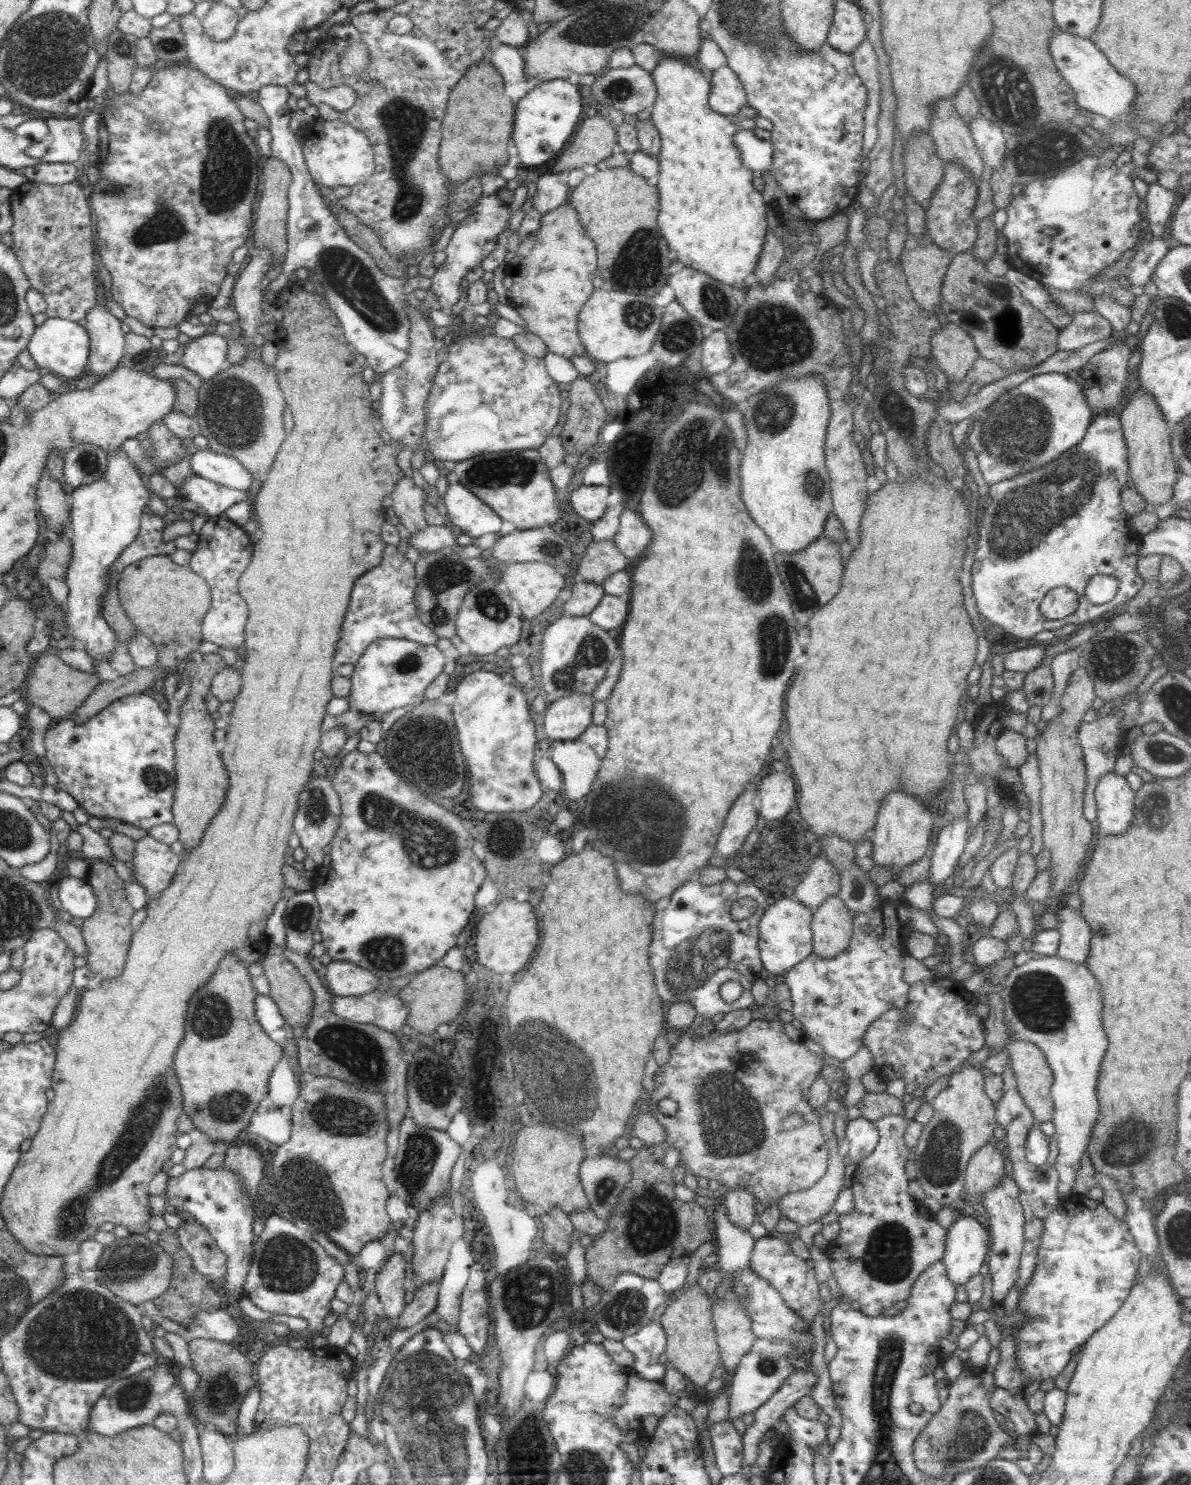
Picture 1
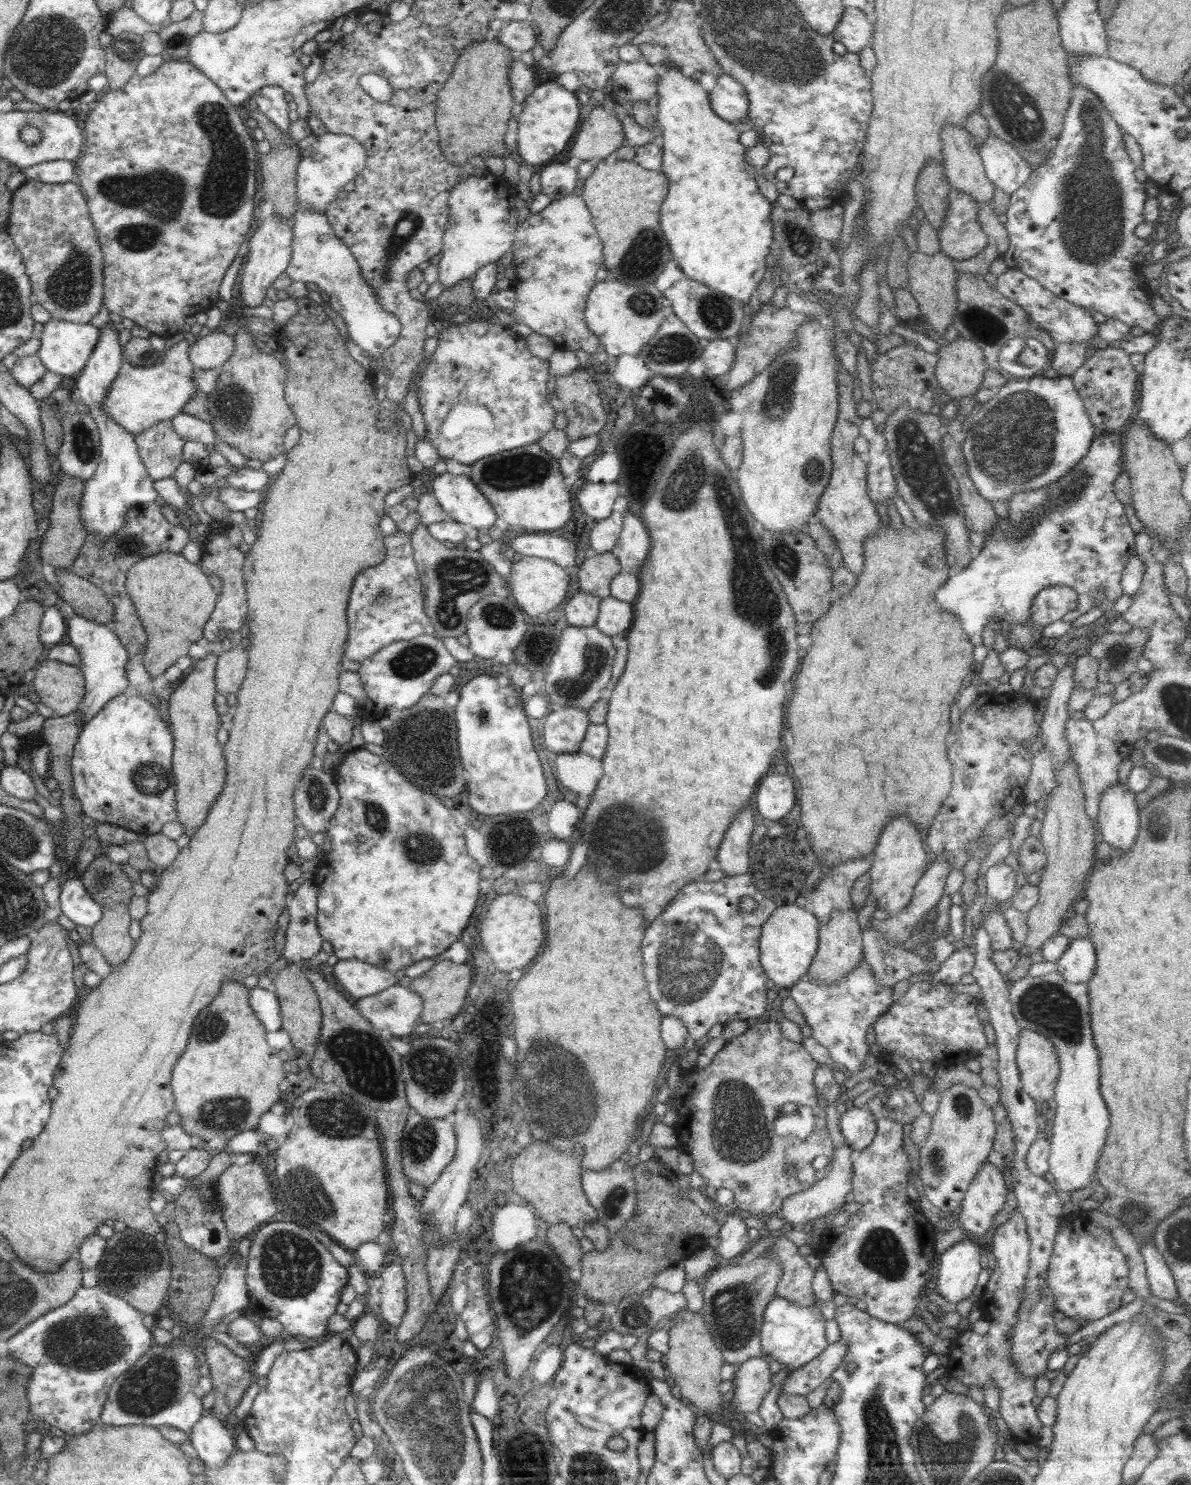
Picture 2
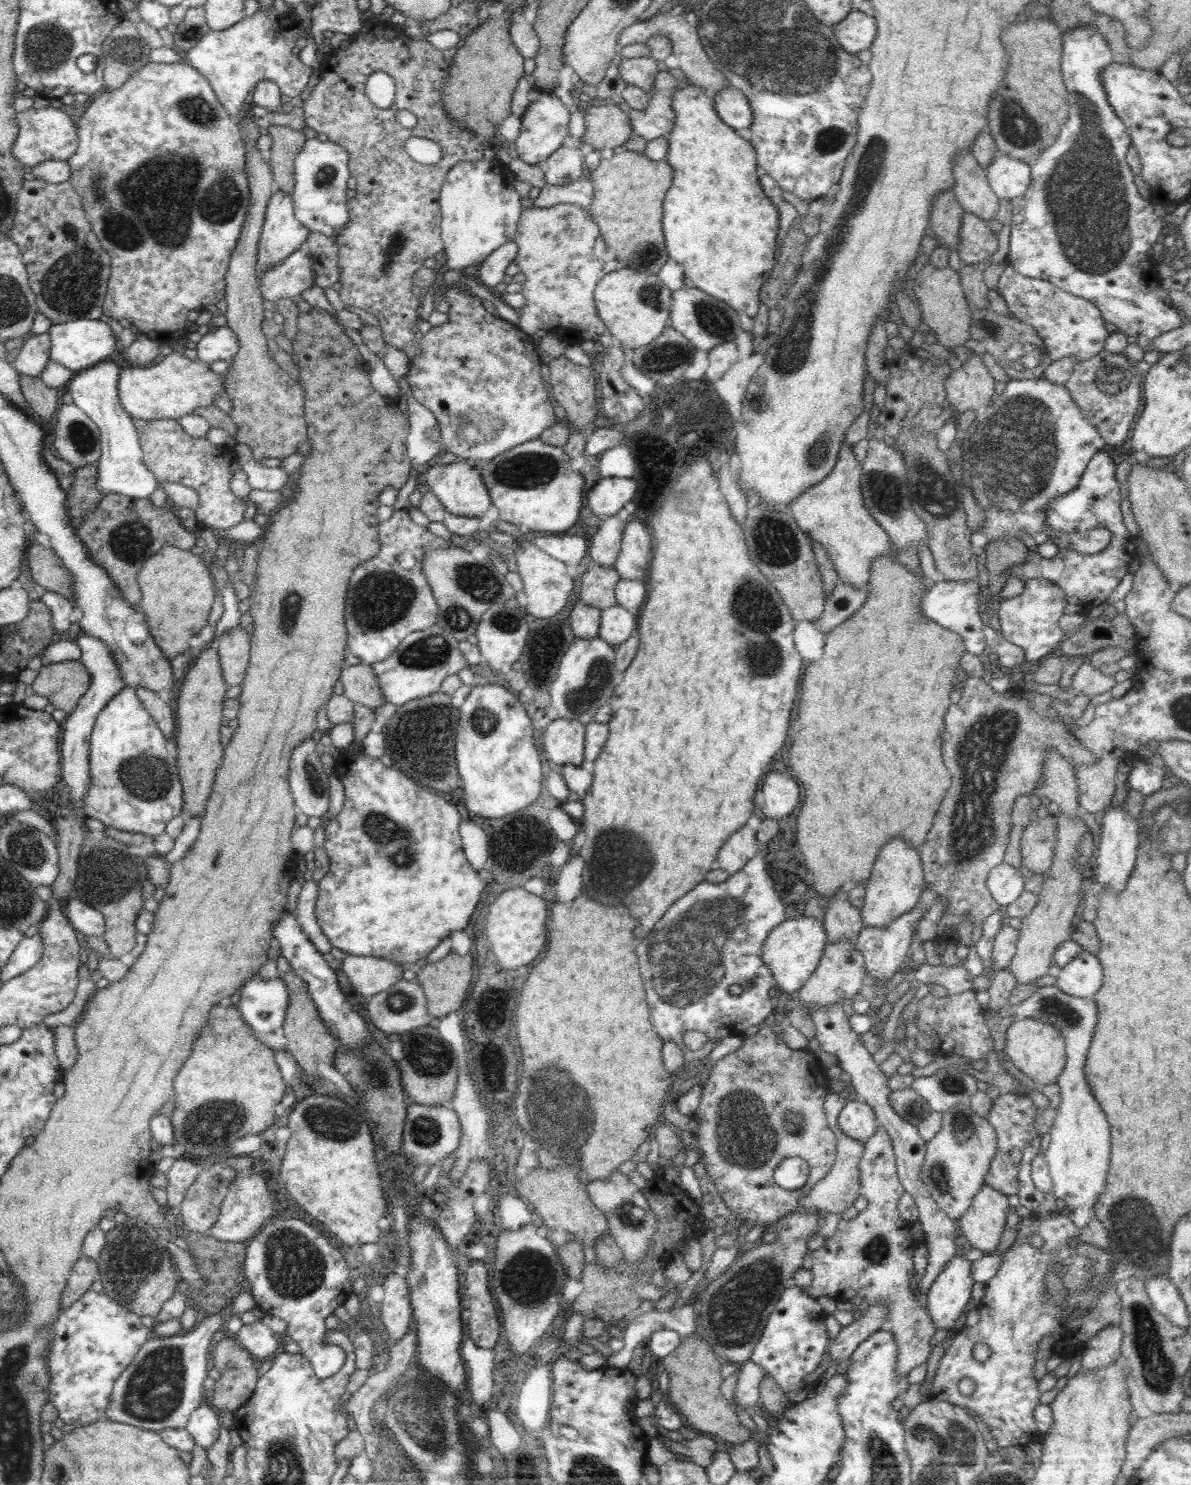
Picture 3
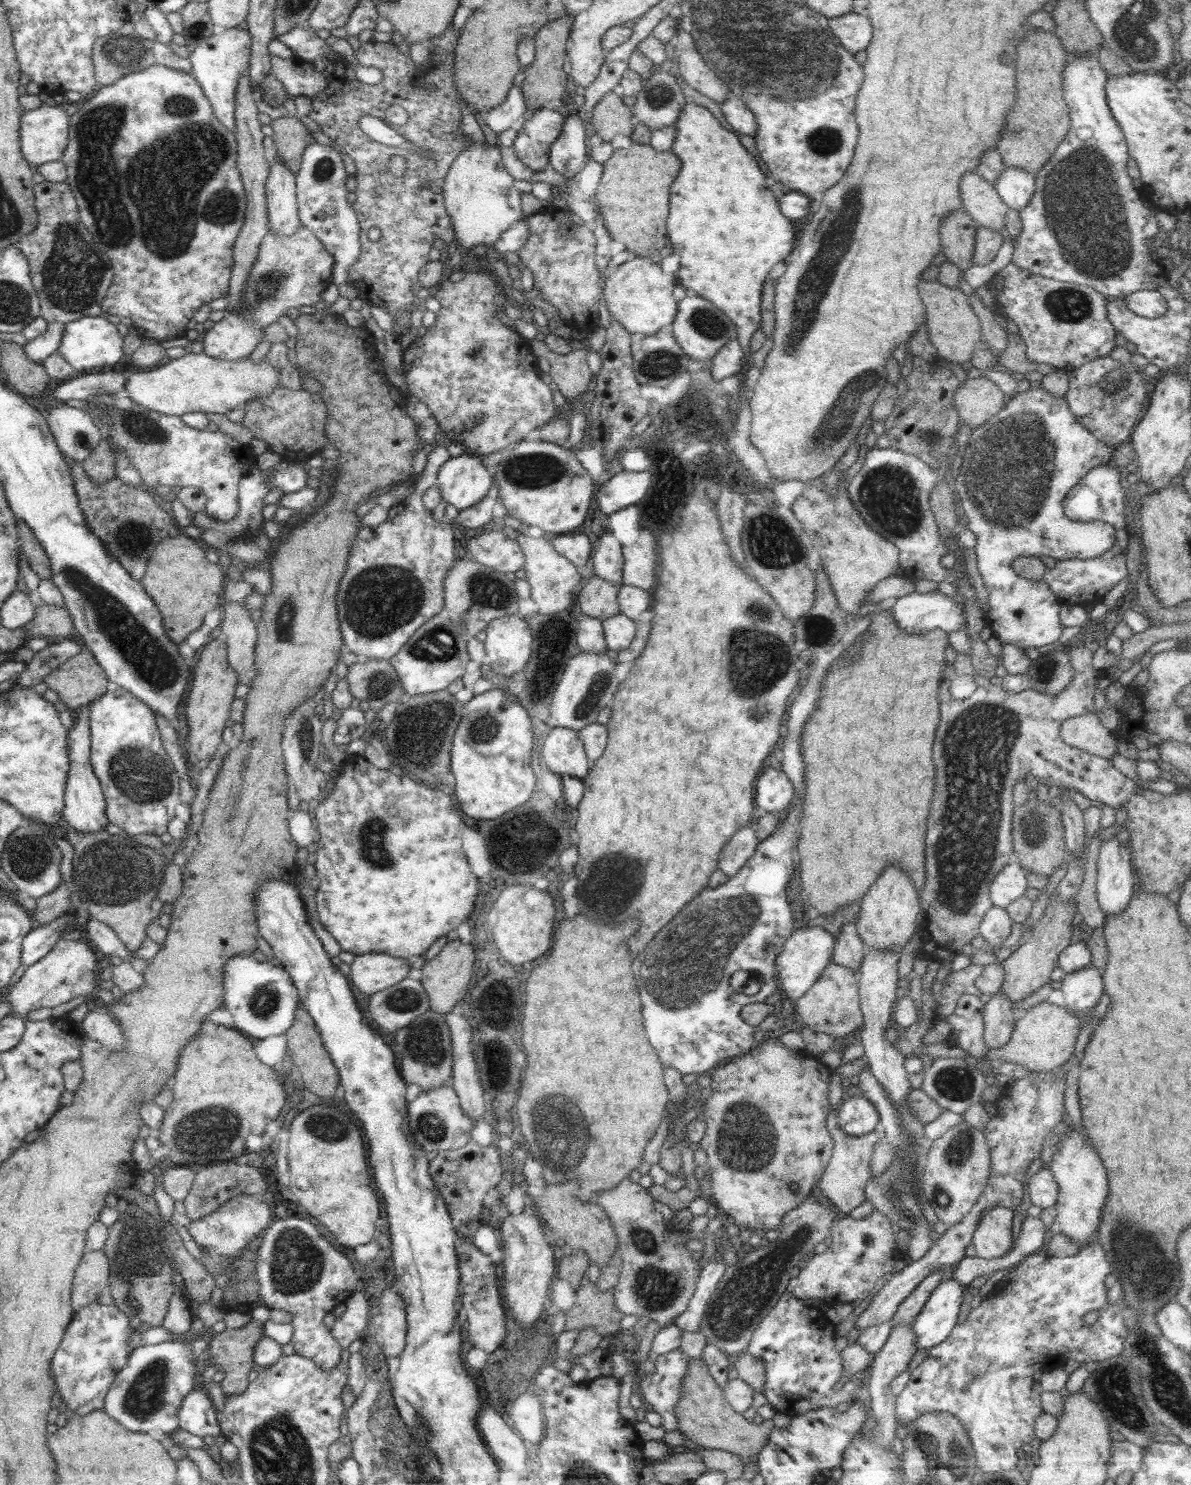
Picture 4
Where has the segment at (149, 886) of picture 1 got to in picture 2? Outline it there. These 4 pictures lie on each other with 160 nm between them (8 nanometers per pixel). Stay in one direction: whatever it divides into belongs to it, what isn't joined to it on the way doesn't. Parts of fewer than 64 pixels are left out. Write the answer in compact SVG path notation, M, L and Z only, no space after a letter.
M160 832L147 835L143 846L146 848L146 855L148 855L150 863L152 863L150 871L156 877L162 874L166 867L170 867L170 864L178 857L181 850L174 840Z

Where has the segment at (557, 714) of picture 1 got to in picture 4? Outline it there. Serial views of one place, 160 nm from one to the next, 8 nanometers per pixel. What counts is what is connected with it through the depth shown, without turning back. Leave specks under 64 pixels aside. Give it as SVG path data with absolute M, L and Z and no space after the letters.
M552 728L540 752L544 764L560 776L569 774L583 779L591 769L578 733L572 728Z

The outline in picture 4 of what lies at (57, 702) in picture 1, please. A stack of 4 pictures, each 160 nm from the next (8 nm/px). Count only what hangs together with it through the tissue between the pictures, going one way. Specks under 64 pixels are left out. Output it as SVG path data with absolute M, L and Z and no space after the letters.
M89 651L69 658L43 677L43 682L54 692L60 693L60 700L72 713L98 699L112 686Z

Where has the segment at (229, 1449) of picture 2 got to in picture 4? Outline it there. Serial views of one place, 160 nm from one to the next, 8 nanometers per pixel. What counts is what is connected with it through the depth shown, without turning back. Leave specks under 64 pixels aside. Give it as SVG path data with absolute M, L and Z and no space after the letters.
M205 1386L190 1391L178 1411L179 1427L204 1438L222 1436L217 1412Z

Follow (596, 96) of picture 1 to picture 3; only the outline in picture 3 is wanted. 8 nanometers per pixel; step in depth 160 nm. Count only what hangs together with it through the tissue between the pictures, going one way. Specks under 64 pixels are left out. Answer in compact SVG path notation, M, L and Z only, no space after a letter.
M650 57L626 58L618 64L618 70L626 85L636 86L650 93L658 71L656 61Z

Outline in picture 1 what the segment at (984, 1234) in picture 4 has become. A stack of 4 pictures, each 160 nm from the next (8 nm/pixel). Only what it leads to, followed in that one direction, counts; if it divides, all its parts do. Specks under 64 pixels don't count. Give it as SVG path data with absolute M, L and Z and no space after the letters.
M996 1140L986 1143L971 1156L966 1167L965 1197L968 1202L981 1203L981 1196L994 1188L1004 1175L1004 1160Z

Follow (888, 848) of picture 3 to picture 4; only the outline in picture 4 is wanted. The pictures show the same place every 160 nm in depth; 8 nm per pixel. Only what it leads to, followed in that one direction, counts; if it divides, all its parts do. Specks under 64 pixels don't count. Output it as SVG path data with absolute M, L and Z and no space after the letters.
M884 868L884 874L872 884L872 888L867 890L859 902L860 913L857 918L856 926L860 938L870 949L890 949L900 954L905 944L919 932L921 916L919 891L904 876L904 870L900 868Z

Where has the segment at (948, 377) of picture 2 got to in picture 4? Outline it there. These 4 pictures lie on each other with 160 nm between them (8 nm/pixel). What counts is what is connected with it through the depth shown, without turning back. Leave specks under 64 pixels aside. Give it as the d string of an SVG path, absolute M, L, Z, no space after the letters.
M970 378L962 383L954 394L954 403L961 423L968 424L972 429L978 428L992 419L992 416L998 413L1008 400L1008 396L1002 393L998 386L988 378Z

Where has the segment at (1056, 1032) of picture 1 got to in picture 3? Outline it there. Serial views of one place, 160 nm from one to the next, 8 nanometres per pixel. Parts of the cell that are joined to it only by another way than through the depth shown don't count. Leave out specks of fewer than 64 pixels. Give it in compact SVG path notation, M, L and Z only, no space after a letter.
M1057 985L1042 986L1021 1003L1008 1004L999 1012L999 1016L1042 1020L1055 1026L1064 1037L1066 1064L1056 1079L1060 1086L1060 1104L1049 1132L1050 1144L1044 1154L1056 1198L1068 1205L1065 1213L1069 1219L1079 1229L1084 1228L1096 1216L1095 1202L1105 1191L1110 1166L1110 1124L1100 1110L1084 1074L1084 1065L1098 1022L1097 1004L1093 998L1066 994Z

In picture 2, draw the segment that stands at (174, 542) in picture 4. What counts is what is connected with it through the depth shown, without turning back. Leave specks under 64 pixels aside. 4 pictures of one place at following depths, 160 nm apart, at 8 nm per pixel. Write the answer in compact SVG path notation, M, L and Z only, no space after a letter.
M170 551L159 552L133 564L126 571L125 587L147 634L145 650L139 660L153 679L175 664L178 658L187 656L191 647L202 638L206 621L216 608L218 594L198 564Z

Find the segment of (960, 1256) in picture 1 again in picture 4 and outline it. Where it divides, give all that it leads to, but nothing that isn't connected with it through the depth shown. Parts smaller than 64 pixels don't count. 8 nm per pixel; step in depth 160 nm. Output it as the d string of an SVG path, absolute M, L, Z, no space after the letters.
M954 1277L940 1280L912 1324L916 1352L930 1350L948 1338L958 1322L962 1300L963 1286Z

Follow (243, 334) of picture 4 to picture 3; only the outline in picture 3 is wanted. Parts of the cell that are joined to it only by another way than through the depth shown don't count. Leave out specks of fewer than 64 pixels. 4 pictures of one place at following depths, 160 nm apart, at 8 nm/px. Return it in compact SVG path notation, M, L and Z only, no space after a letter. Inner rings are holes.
M301 248L295 250L288 258L281 260L280 264L260 275L258 289L270 302L294 298L315 285L312 267L309 254ZM227 325L213 327L209 333L202 335L196 343L198 361L211 365L213 362L232 360L239 349L239 340Z

